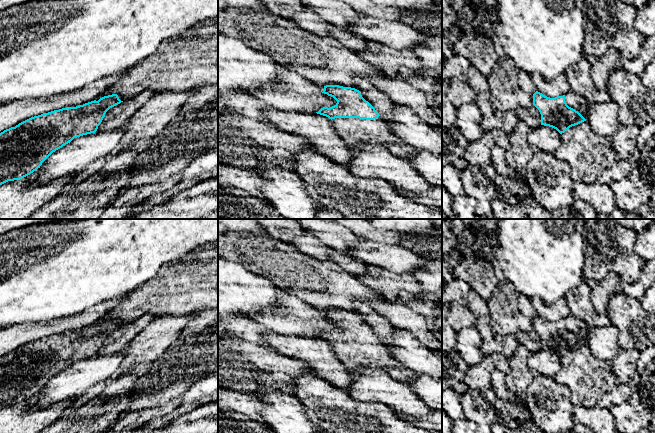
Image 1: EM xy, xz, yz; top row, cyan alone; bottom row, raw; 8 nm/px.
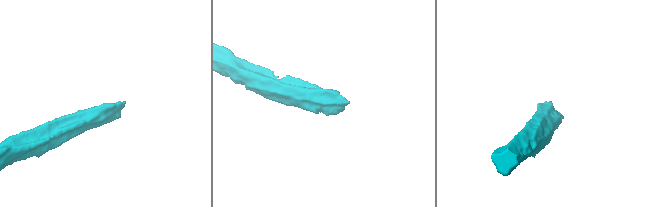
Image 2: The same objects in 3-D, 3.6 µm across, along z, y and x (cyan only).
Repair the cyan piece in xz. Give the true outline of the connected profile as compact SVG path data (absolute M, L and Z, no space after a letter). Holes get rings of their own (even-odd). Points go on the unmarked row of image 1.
M326 309L322 317L333 321L337 327L330 332L323 331L316 337L331 343L338 359L348 369L356 367L384 369L393 379L404 383L416 377L417 373L405 367L390 355L386 345L379 341L379 337L362 321L359 314L339 309Z

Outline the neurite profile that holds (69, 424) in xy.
M154 364L135 365L132 369L116 374L103 392L68 417L61 417L40 433L105 433L130 411L130 394L141 378L154 368Z

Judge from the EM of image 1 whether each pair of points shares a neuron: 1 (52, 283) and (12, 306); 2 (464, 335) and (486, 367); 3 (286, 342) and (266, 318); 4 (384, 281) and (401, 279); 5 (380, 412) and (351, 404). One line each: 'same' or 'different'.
1: same
2: different
3: different
4: same
5: same

